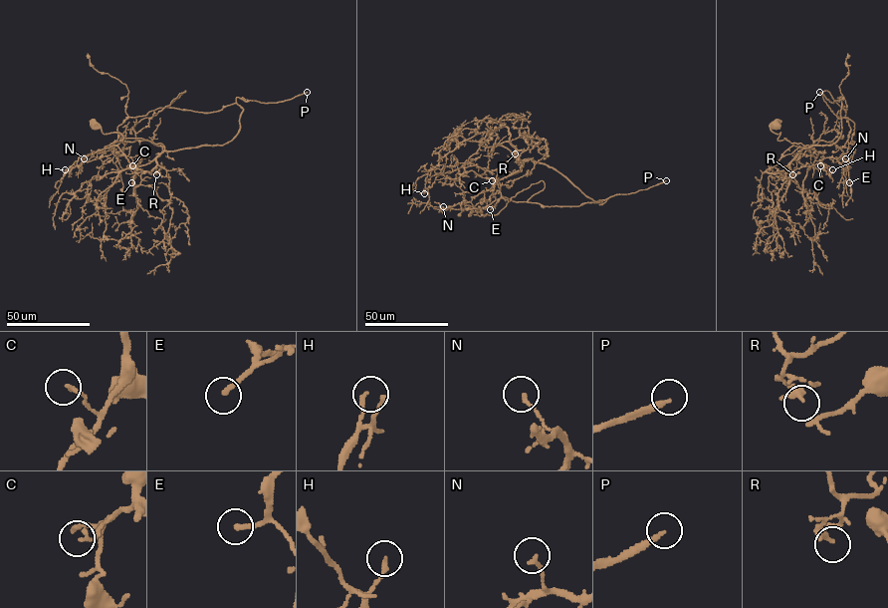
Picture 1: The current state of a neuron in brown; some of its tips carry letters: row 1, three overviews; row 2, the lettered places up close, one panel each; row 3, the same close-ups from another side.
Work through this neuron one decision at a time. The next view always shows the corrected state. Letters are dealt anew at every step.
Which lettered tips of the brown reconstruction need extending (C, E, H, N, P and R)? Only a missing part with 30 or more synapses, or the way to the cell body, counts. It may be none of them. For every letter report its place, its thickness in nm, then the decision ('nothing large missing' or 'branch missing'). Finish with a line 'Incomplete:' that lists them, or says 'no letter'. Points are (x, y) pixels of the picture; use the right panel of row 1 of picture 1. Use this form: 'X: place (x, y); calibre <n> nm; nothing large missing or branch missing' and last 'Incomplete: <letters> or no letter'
C: place (820, 165); calibre 140 nm; nothing large missing
E: place (849, 182); calibre 200 nm; branch missing
H: place (832, 169); calibre 170 nm; nothing large missing
N: place (845, 158); calibre 150 nm; nothing large missing
P: place (819, 92); calibre 180 nm; branch missing
R: place (792, 174); calibre 360 nm; nothing large missing
Incomplete: E, P

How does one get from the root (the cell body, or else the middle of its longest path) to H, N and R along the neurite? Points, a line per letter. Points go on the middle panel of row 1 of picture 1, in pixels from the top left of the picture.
H: (454, 137), (459, 131), (506, 147), (524, 164), (509, 129), (497, 128), (424, 193)
N: (454, 137), (459, 131), (467, 140), (481, 138), (481, 146), (506, 147), (522, 167), (470, 201), (443, 206)
R: (454, 137), (459, 131), (467, 140), (481, 138), (481, 146), (506, 147), (523, 164), (516, 150), (515, 153)

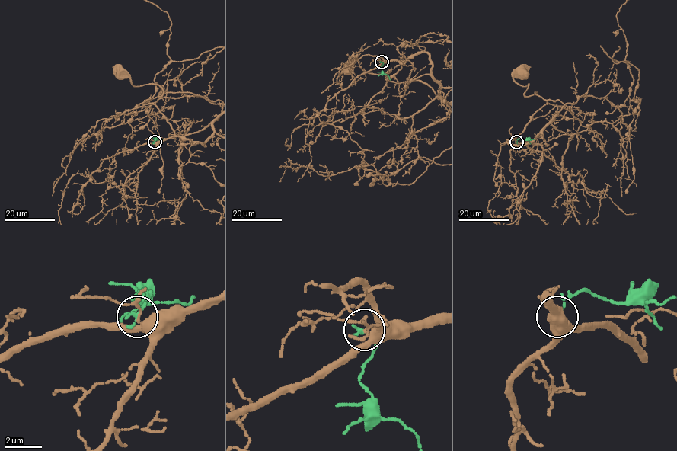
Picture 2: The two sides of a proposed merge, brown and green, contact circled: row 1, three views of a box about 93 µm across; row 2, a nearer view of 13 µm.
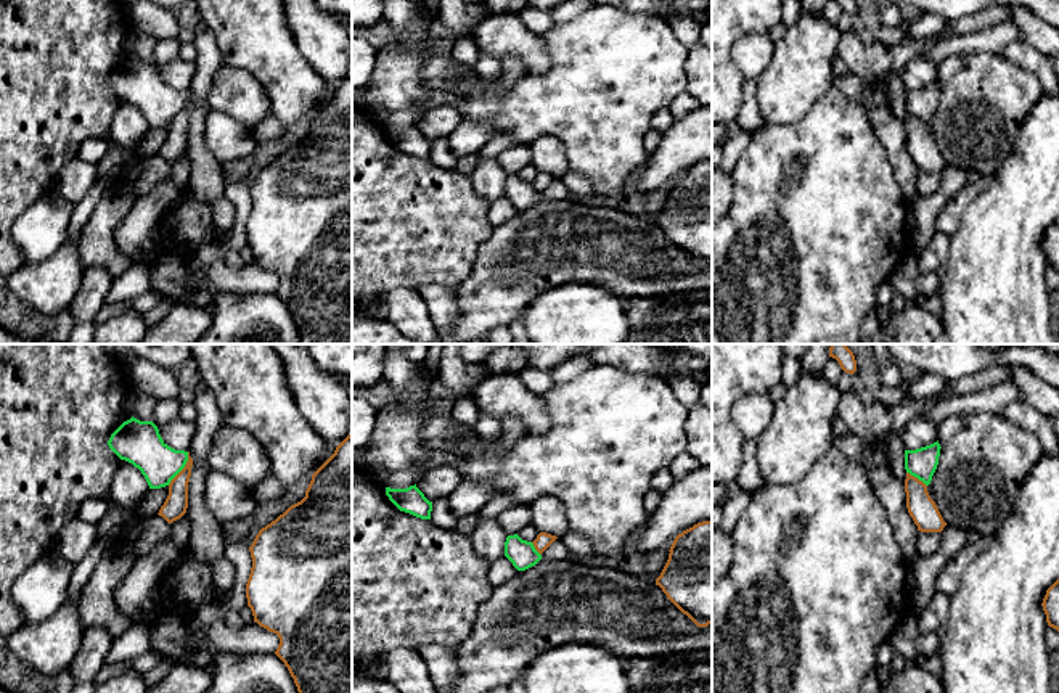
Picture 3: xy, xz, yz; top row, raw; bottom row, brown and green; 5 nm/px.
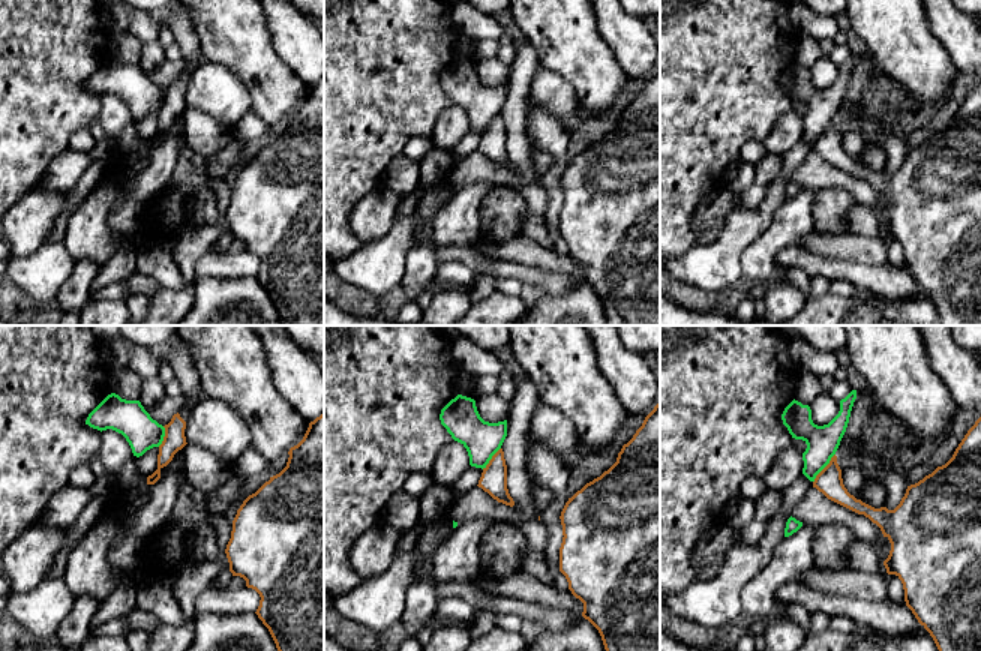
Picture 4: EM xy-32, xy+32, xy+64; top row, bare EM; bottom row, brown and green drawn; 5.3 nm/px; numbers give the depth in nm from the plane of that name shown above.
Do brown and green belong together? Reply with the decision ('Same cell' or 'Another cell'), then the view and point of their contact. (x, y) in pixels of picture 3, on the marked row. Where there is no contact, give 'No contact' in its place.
Another cell. Touches brown at xy (183, 468)

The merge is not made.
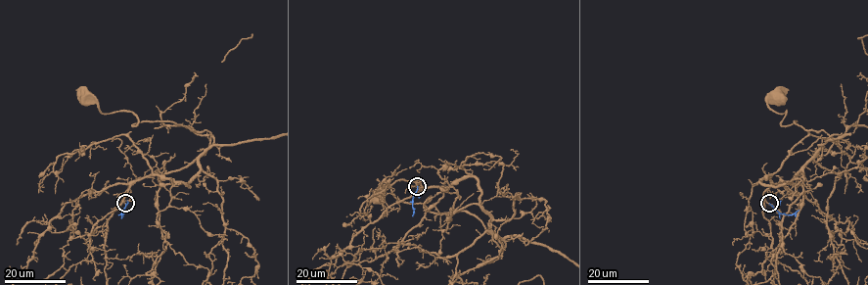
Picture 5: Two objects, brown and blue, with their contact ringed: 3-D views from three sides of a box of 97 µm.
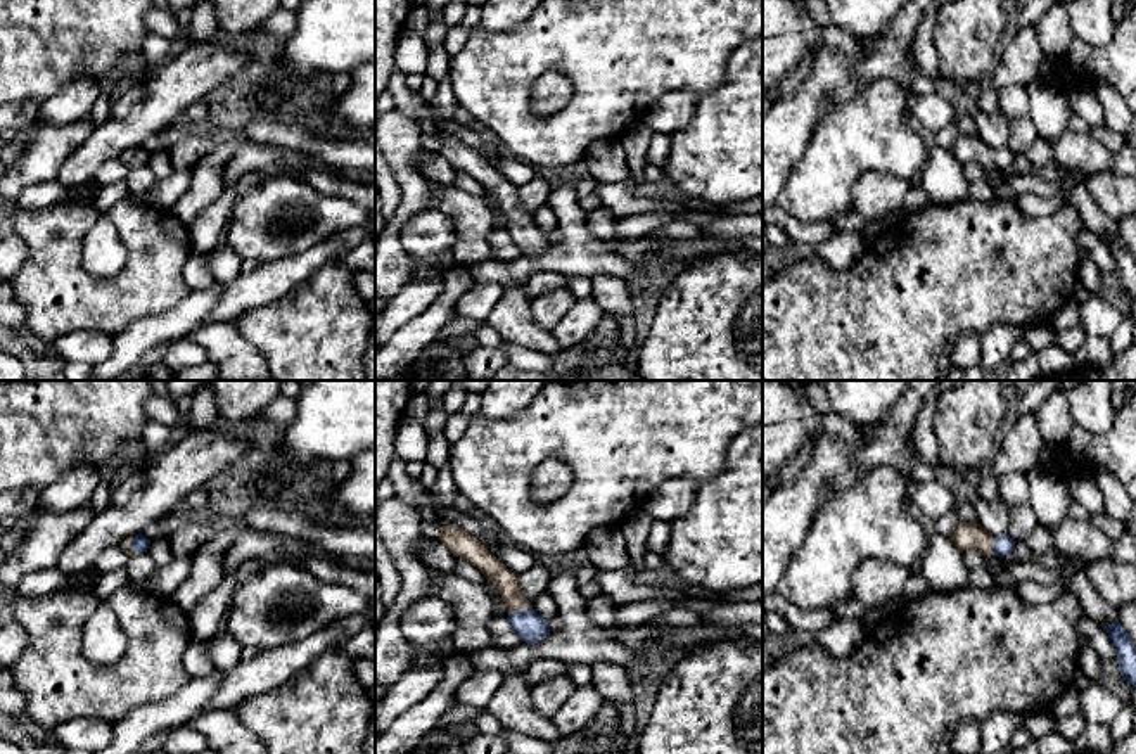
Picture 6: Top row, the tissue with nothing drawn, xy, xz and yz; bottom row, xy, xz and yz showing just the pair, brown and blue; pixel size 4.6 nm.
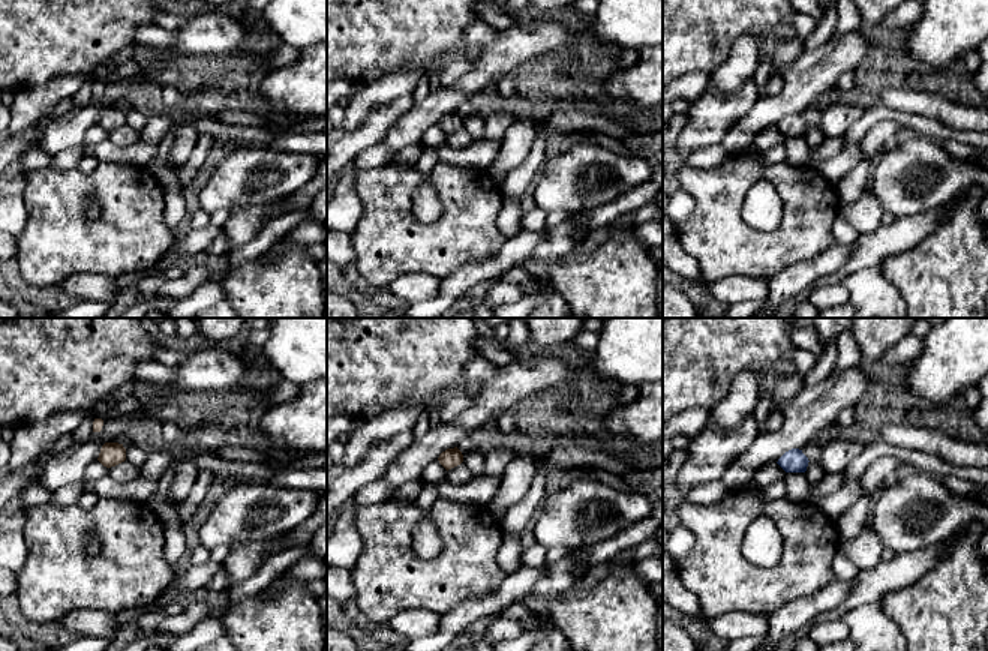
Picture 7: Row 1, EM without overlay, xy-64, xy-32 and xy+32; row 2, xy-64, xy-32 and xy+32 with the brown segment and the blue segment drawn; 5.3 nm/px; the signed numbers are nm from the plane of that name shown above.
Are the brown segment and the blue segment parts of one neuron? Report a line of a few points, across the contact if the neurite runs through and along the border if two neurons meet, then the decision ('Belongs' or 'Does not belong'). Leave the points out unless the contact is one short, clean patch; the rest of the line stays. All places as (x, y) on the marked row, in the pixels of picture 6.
Belongs

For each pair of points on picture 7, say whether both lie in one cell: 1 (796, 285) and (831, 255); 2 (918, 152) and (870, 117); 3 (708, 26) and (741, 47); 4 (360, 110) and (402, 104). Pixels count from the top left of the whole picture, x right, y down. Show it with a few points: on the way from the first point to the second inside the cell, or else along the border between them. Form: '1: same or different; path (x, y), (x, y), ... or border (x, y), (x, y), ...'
1: same; path (805, 276), (822, 264)
2: different; border (913, 132), (922, 134), (940, 144)
3: different; border (756, 39), (742, 35), (714, 71)
4: different; border (407, 95), (378, 104), (356, 128), (347, 131)

